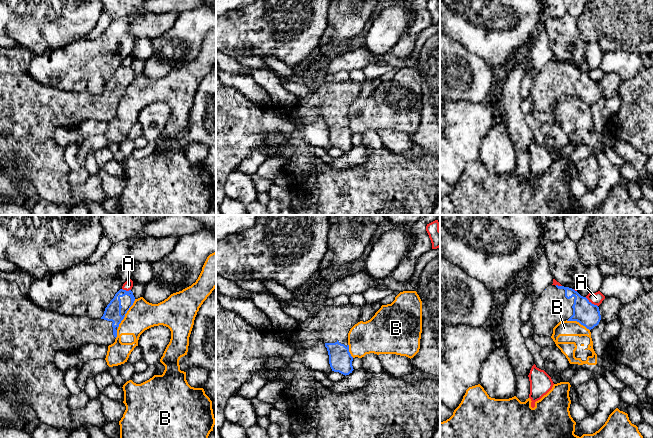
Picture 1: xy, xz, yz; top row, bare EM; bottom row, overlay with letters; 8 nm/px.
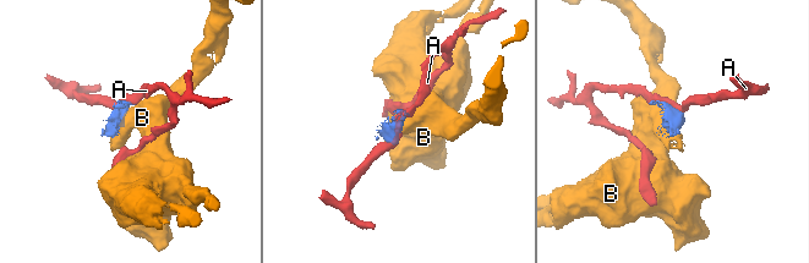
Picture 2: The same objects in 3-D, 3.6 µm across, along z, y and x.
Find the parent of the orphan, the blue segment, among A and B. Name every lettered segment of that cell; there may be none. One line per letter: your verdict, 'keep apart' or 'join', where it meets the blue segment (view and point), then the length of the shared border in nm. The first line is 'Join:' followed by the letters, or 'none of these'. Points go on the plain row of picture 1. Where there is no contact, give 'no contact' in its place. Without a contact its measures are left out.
Join: none of these
A: keep apart; contact yz (590, 78); length 130 nm
B: keep apart; contact xy (123, 94); length 360 nm

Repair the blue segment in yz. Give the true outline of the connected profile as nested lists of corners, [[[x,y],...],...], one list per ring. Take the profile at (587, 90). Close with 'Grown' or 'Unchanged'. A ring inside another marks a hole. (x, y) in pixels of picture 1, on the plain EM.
[[[550,61],[541,71],[533,72],[533,85],[530,91],[530,98],[533,101],[534,109],[551,113],[553,104],[560,97],[577,97],[587,105],[591,106],[601,96],[599,83],[592,80],[586,73],[581,72],[572,64]]]. Grown

